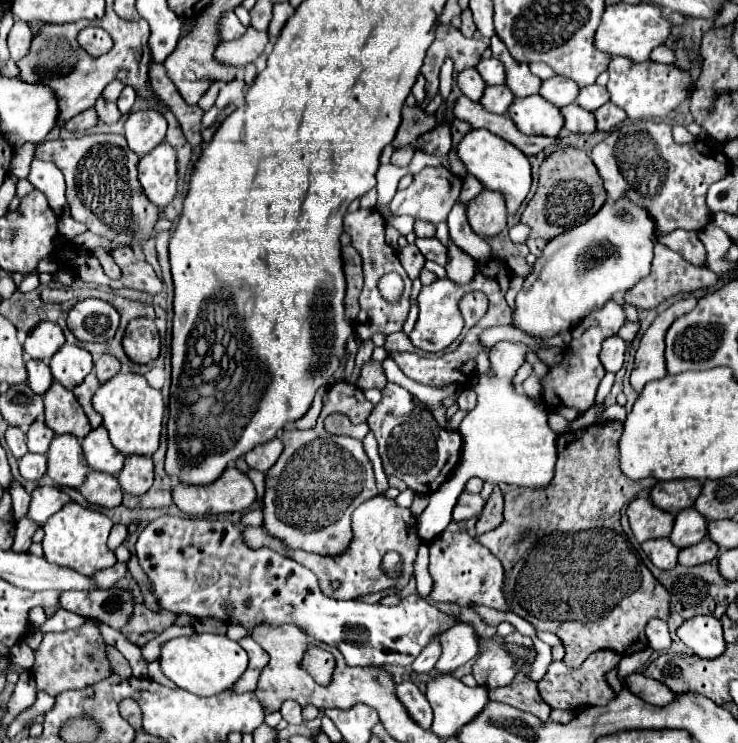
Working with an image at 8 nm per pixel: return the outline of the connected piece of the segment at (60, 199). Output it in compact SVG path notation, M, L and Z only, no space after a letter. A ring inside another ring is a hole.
M34 158L28 180L32 182L34 188L44 192L50 208L56 210L54 212L56 216L60 216L60 218L70 216L70 210L68 210L68 204L66 204L66 198L64 198L64 176L62 176L62 172L58 170L56 164Z

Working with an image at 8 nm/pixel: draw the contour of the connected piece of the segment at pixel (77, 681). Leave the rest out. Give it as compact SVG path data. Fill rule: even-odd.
M86 618L80 628L58 632L58 634L50 632L44 636L44 640L36 652L36 664L32 668L38 690L44 690L50 696L56 696L64 690L94 686L112 674L112 666L106 660L106 644L102 640L100 626L102 626L100 620ZM86 654L92 654L94 660L90 662L86 658Z

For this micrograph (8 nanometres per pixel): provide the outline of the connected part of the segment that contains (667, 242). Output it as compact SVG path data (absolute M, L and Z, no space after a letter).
M672 230L664 236L658 238L664 246L668 246L674 252L680 252L688 262L692 264L704 264L706 260L706 252L704 252L704 244L698 238L698 232L690 232L690 230Z

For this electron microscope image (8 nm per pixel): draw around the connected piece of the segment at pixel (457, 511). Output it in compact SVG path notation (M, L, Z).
M462 492L456 506L454 506L454 522L462 522L468 520L472 516L476 516L484 506L484 500L480 498L480 494L470 494L470 492Z

